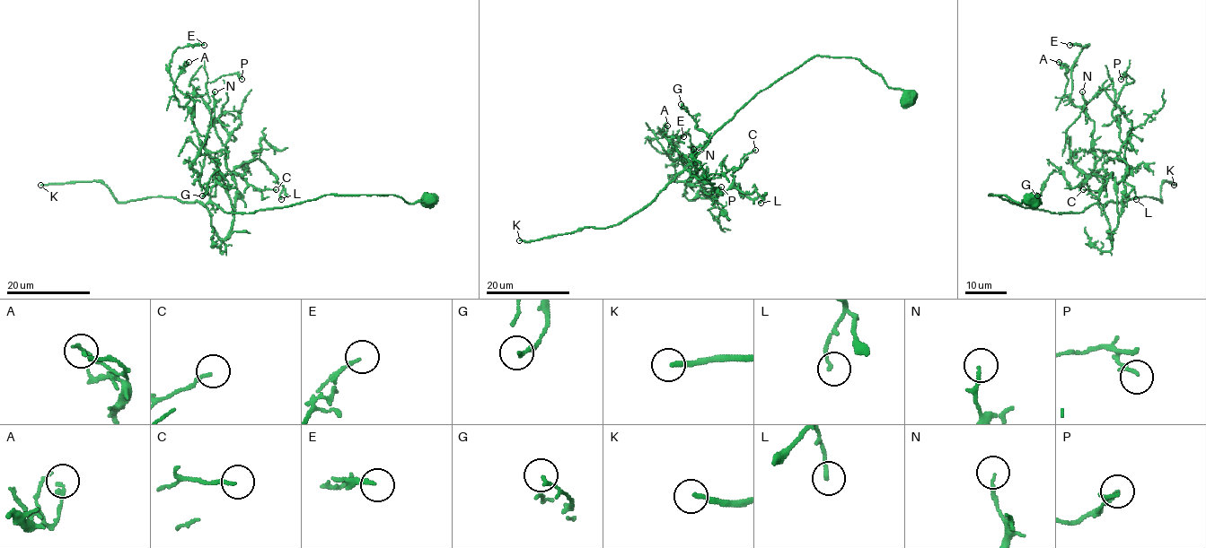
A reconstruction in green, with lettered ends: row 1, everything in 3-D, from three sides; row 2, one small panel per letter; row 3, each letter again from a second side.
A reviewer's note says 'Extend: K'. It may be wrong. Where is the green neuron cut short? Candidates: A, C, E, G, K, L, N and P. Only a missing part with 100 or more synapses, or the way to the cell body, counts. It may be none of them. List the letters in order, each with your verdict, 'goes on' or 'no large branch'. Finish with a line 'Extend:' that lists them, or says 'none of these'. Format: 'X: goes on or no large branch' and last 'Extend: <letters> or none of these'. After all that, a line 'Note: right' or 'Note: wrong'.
A: no large branch
C: no large branch
E: no large branch
G: no large branch
K: goes on
L: no large branch
N: no large branch
P: no large branch
Extend: K
Note: right

